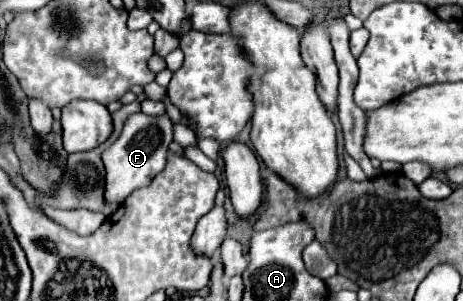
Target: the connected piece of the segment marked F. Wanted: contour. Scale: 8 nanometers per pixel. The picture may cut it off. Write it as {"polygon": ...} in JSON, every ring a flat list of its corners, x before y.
{"polygon":[[135,113,127,119,121,137,103,153,105,163,105,199,107,203,123,203,135,189,147,187,151,179,163,171,169,143,173,141,173,123,167,115,149,117]]}

